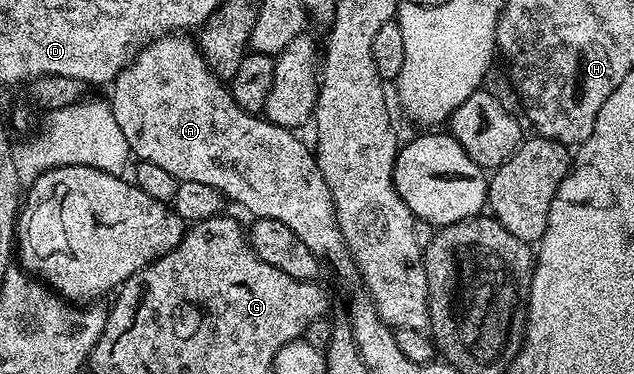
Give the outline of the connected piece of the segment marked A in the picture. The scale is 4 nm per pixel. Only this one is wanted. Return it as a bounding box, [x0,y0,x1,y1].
[108,35,356,277]

